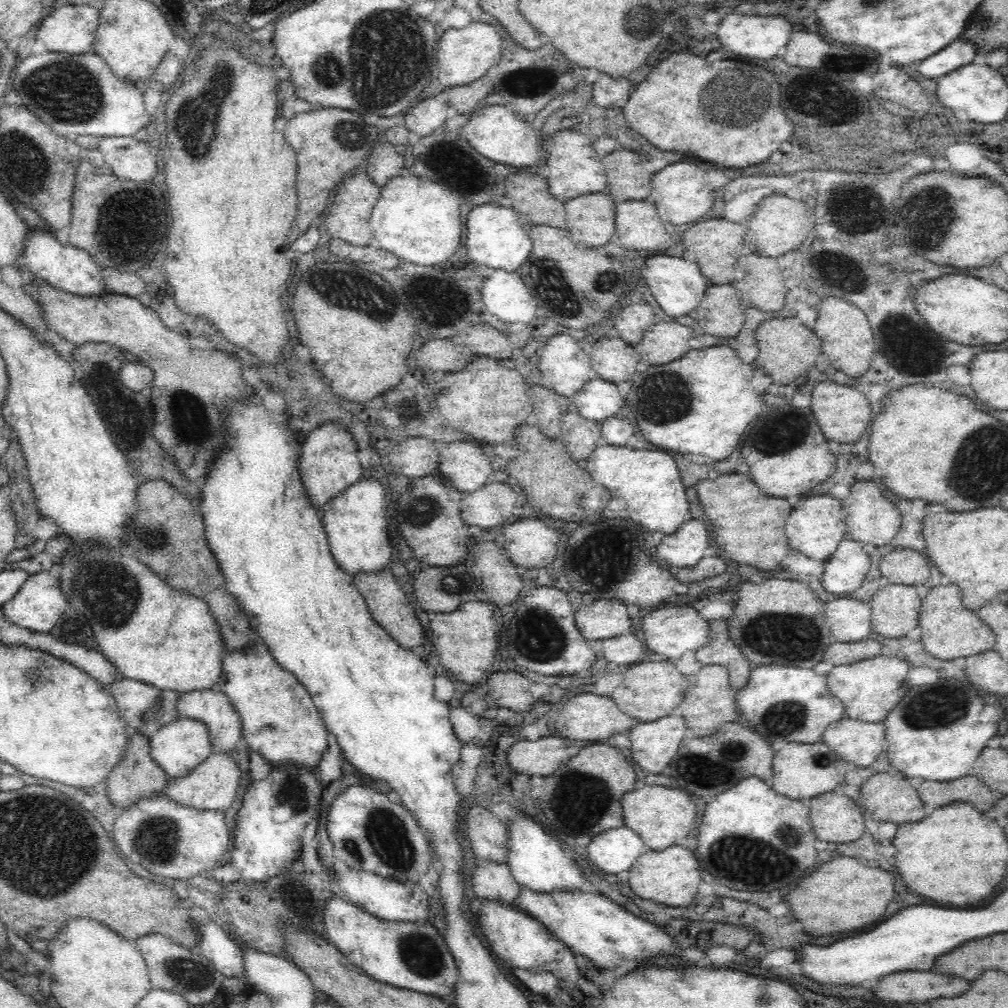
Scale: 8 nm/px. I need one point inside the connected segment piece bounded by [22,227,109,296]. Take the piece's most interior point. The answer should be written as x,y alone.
70,269

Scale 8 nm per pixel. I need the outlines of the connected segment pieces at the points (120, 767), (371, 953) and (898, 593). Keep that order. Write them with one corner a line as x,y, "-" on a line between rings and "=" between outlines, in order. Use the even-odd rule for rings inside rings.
131,731
120,762
112,768
112,772
104,780
106,794
110,802
118,808
128,808
134,802
138,802
140,798
148,798
148,796
156,796
160,792
165,792
166,782
169,778
151,757
149,739
145,735
=
333,895
324,906
326,940
367,976
398,988
443,997
455,991
458,967
442,935
426,922
388,922
=
884,583
872,596
873,636
901,638
916,628
922,599
914,585

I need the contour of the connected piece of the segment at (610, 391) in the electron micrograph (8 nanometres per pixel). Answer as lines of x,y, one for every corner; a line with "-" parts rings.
596,376
570,398
577,406
577,413
586,420
601,423
606,418
624,414
625,398
620,396
616,384

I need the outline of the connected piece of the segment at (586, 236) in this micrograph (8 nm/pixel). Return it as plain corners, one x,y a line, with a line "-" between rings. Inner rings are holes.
590,193
563,202
565,228
581,247
598,248
615,236
615,201
609,194

